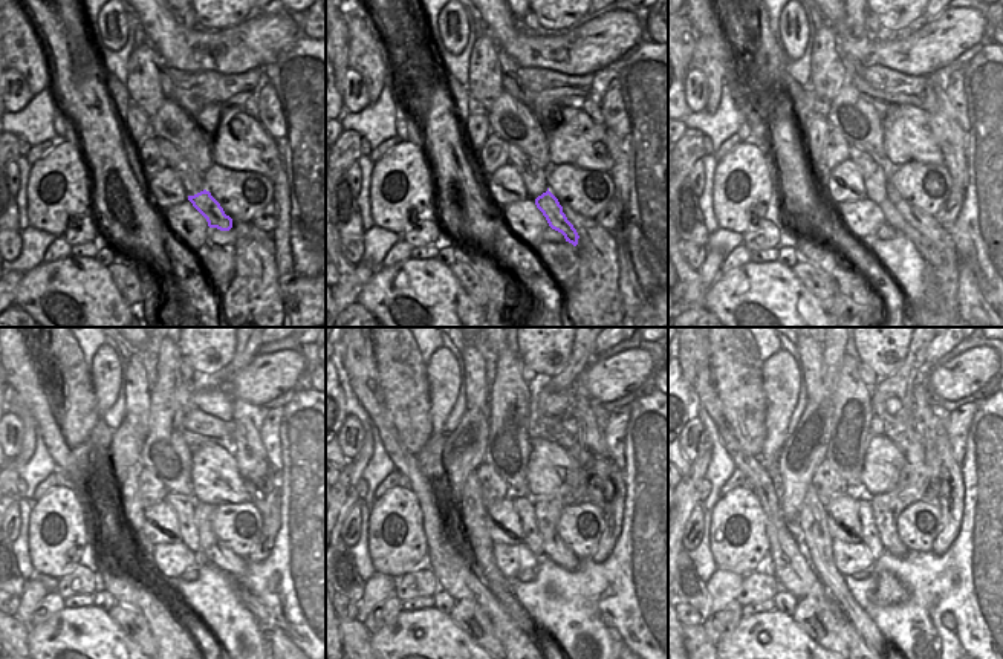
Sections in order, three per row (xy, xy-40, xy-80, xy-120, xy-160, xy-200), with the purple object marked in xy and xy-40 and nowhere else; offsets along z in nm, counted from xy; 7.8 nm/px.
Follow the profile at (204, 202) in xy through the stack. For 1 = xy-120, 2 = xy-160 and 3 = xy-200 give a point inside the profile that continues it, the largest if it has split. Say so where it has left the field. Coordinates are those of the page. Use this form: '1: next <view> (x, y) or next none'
1: next xy-120 (263, 615)
2: next xy-160 (606, 618)
3: next xy-200 (948, 621)

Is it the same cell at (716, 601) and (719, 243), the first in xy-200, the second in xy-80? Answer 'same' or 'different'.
different

